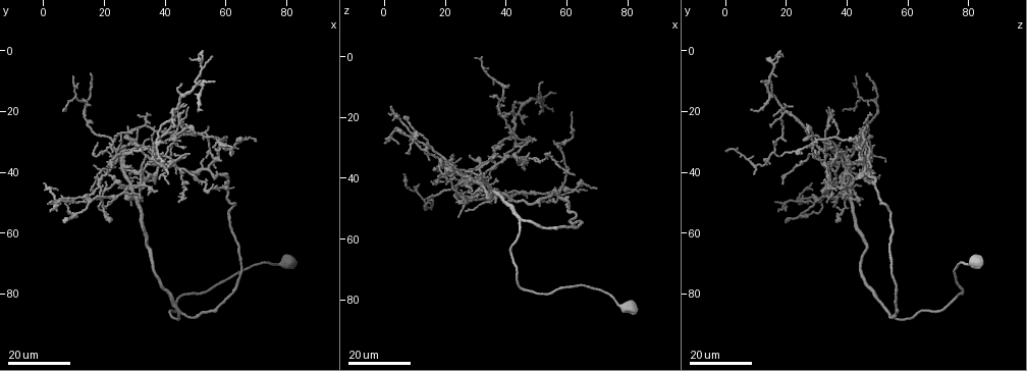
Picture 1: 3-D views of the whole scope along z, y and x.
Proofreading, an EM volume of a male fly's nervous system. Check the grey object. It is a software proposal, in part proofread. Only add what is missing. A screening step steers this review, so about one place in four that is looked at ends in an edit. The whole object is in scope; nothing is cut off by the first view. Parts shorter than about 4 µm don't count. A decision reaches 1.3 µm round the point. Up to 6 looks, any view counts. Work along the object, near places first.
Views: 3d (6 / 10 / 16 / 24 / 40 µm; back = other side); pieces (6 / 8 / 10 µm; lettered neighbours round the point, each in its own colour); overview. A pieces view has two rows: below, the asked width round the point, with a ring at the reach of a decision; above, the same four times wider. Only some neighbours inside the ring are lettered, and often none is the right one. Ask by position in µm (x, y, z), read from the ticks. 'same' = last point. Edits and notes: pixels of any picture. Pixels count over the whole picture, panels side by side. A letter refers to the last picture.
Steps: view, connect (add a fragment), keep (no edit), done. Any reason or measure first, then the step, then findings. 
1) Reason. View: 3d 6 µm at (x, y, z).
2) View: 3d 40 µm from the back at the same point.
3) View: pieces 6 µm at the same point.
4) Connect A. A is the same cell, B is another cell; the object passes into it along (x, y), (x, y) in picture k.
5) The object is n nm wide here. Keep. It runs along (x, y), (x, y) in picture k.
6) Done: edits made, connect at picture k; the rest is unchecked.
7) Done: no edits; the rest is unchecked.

Tapers out. View: 3d 24 µm at (35, 36, 13).

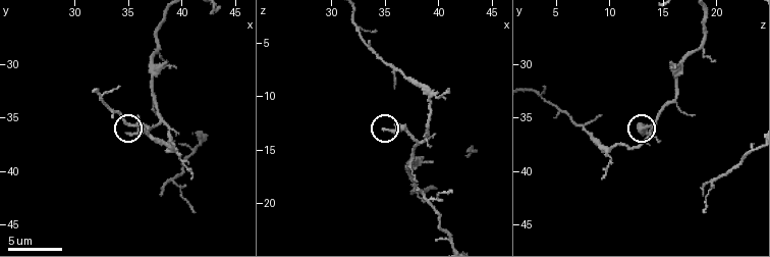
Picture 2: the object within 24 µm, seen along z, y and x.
View: pieces 6 µm at (34.8, 36.4, 13.0).

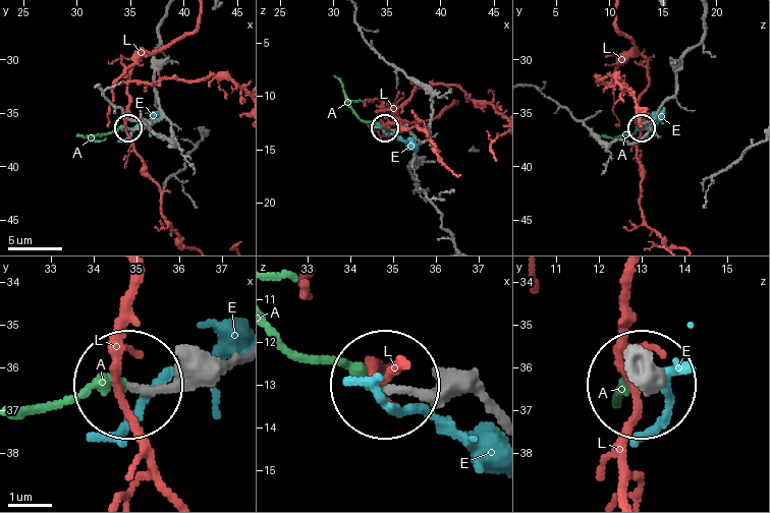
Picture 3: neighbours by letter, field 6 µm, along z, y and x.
Connect A. A is the same cell, E and L are other cells; the cell continues.

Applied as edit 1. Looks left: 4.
Free end. View: 3d 6 µm at (38.0, 42.2, 18.8).

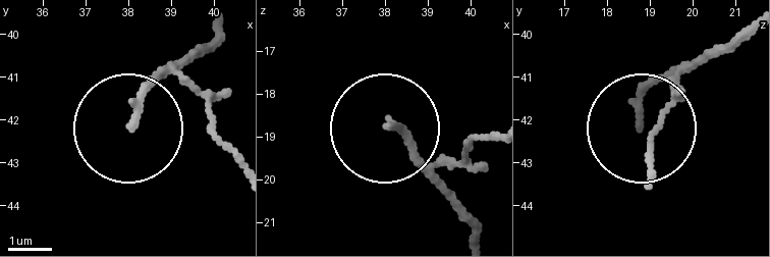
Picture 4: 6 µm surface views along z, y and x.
See the neighbours. View: pieces 10 µm at (38.20, 42.10, 18.70).

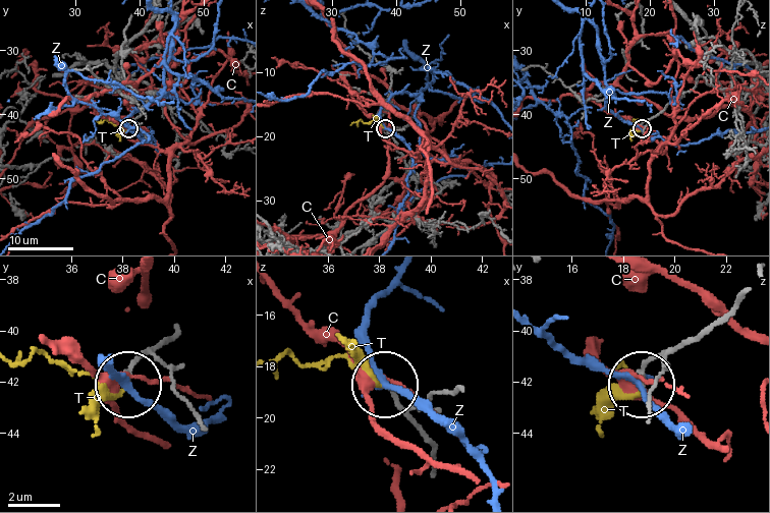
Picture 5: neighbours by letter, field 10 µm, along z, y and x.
Connect T. T is the same cell, C and Z are other cells; the object passes into it along (430, 441), (353, 362), (275, 355) in picture 5; the cell continues.

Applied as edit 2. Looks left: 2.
Done: edits made, connect at picture 3, connect at picture 5; the rest is unchecked.

